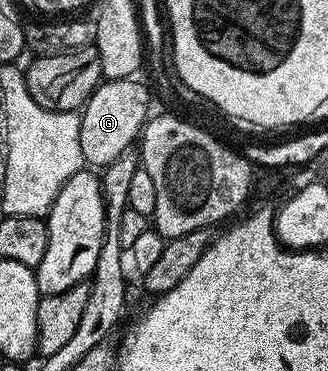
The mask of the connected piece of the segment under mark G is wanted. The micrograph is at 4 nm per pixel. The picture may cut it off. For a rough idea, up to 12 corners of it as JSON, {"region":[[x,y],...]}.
{"region":[[140,79],[105,80],[80,109],[81,158],[97,170],[145,129]]}

